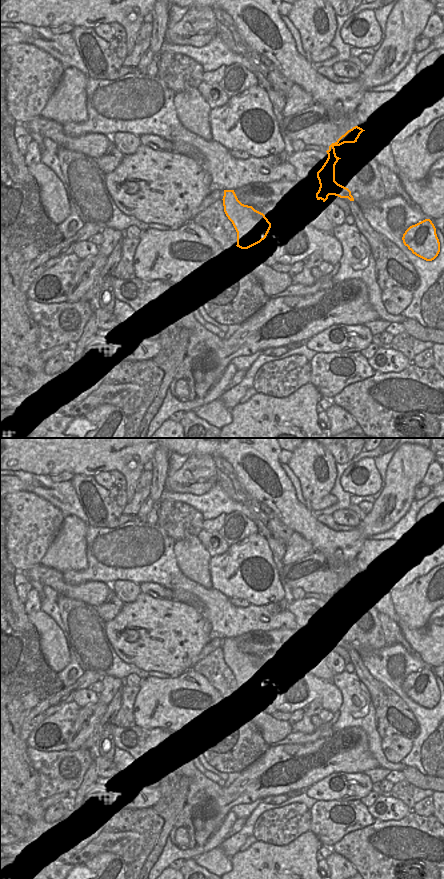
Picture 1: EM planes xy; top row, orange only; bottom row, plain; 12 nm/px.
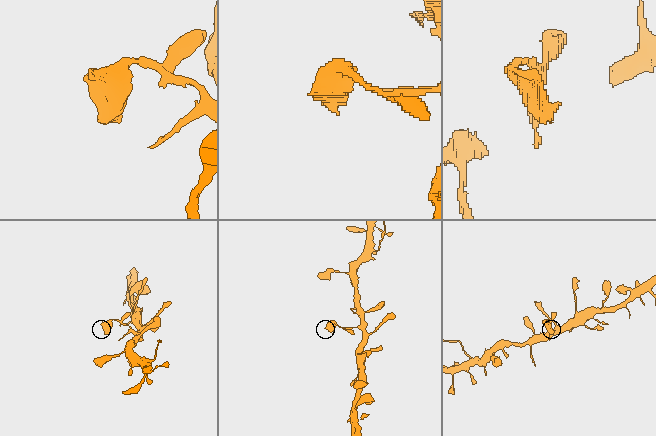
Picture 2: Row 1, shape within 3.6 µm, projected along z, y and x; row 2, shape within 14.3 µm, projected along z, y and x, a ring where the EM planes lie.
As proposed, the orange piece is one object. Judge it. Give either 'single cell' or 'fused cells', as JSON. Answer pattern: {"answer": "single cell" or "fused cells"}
{"answer": "single cell"}

